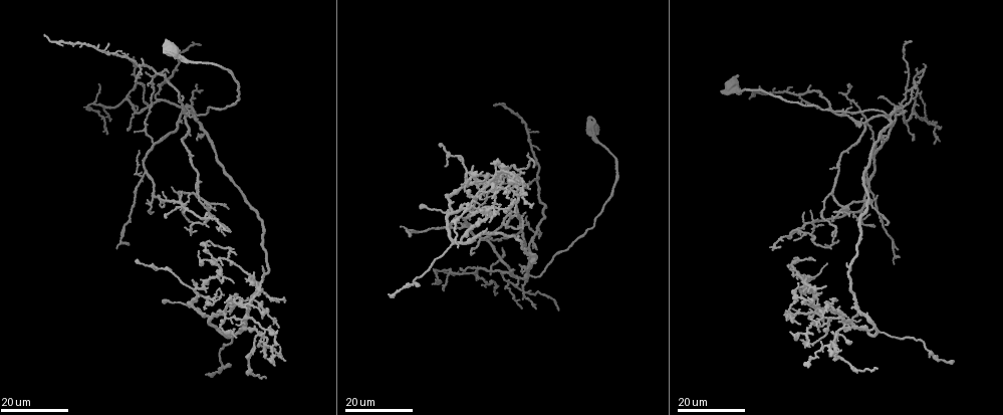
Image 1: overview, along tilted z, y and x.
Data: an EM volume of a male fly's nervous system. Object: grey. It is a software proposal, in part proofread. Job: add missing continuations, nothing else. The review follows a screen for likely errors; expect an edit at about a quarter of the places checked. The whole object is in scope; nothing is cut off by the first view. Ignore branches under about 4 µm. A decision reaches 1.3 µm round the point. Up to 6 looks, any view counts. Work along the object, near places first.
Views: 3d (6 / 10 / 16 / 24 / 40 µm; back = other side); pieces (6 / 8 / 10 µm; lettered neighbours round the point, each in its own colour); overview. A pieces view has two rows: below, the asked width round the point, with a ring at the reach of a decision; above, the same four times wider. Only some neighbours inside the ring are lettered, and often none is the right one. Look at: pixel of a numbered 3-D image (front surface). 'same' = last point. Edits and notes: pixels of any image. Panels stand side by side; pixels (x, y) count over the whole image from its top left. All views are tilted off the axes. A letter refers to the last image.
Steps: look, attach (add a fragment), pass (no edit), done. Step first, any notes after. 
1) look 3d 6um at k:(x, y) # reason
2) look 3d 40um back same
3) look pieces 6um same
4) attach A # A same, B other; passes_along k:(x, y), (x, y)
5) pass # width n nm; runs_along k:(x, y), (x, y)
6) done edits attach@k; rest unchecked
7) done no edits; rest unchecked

look 3d 24um at 1:(831, 340) # free end

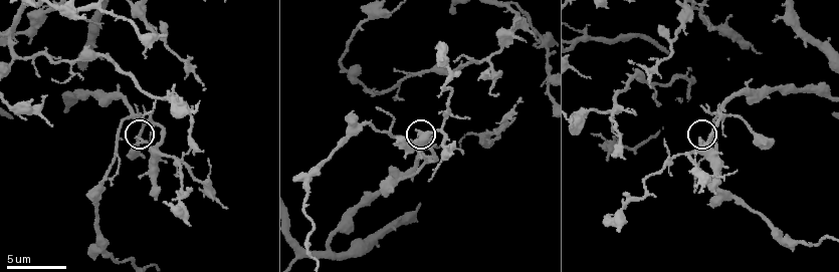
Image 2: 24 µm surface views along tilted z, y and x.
look pieces 8um at 2:(137, 139) # see the neighbours

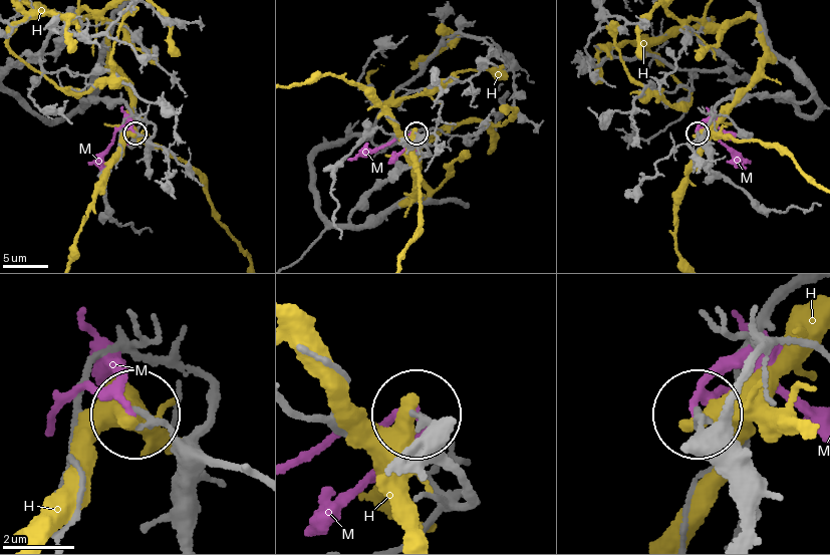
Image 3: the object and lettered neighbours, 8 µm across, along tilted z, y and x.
pass # H other, M other; runs_along 3:(433, 482), (468, 497), (462, 473), (419, 415); none of them fits

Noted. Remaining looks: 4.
look 3d 24um at 1:(811, 302) # long arm stops here

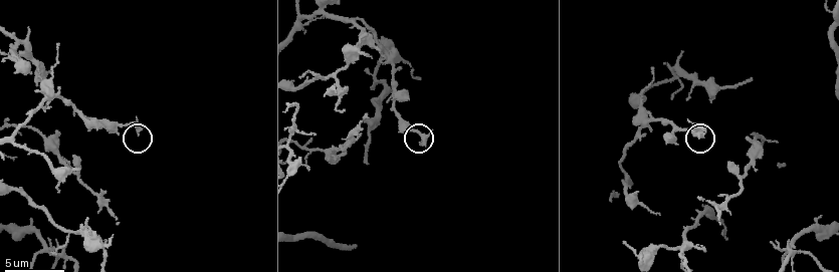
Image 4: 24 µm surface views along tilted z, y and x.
look pieces 10um at 4:(705, 132) # what lies round it

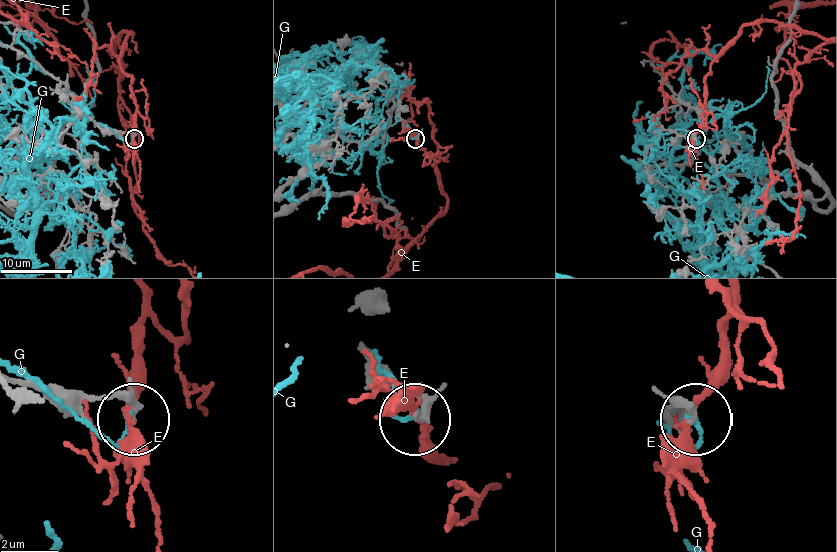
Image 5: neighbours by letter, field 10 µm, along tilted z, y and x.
pass # E other, G other; runs_along 5:(15, 378), (121, 398), (130, 412); no lettered fragment goes on from it

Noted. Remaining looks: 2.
look pieces 6um at 4:(405, 99) # branch stops here

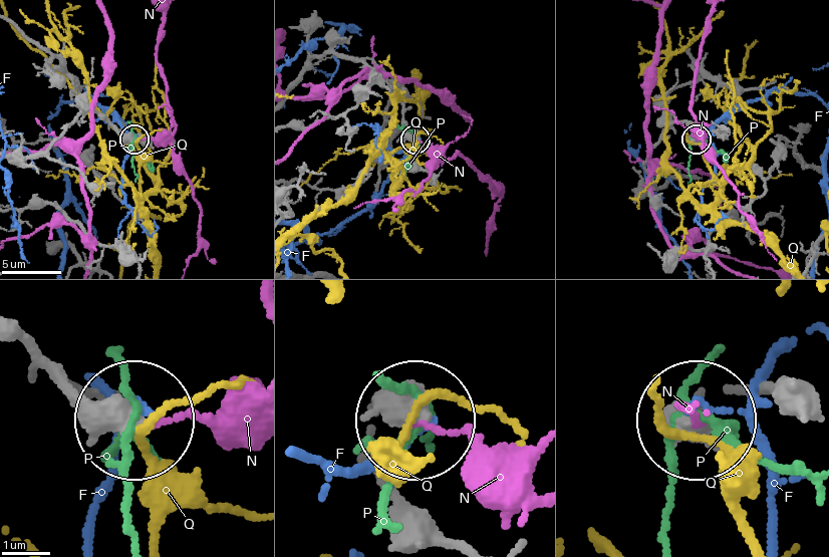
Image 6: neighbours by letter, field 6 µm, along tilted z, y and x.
pass # width 460 nm; F other, N other, P other, Q other; runs_along 6:(302, 72), (332, 52), (373, 61), (416, 136); none of them fits

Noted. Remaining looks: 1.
done no edits; rest unchecked

